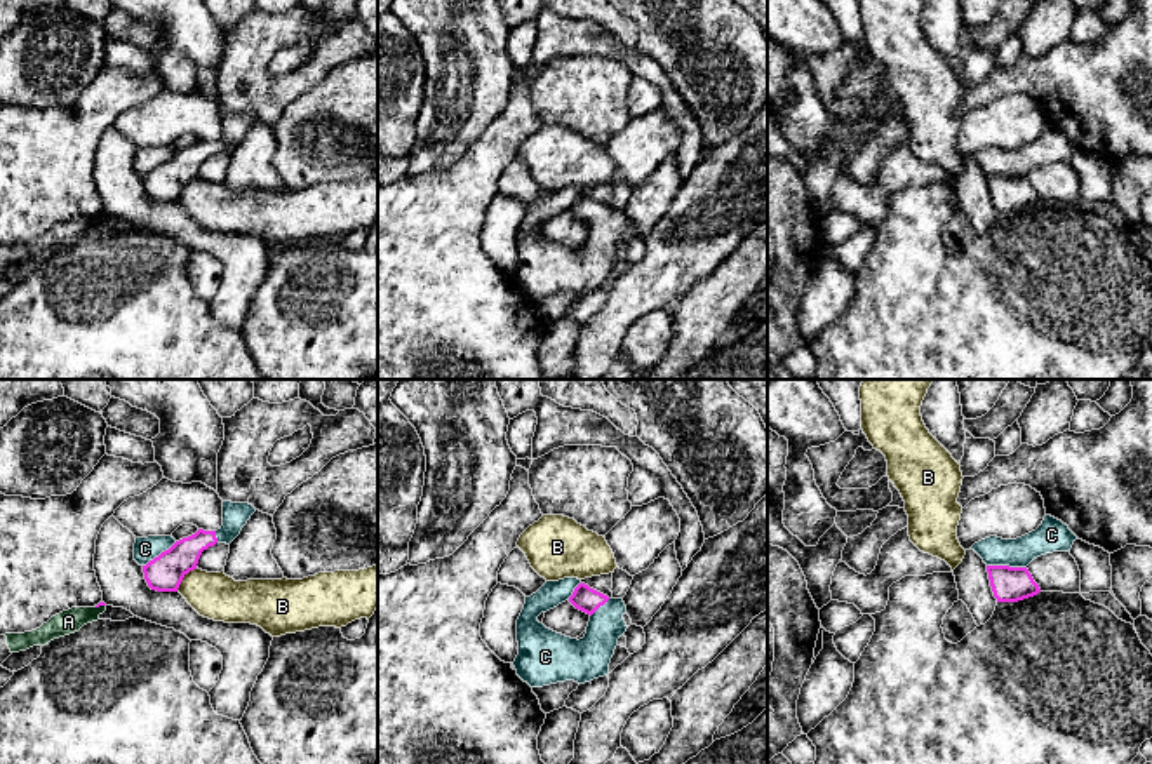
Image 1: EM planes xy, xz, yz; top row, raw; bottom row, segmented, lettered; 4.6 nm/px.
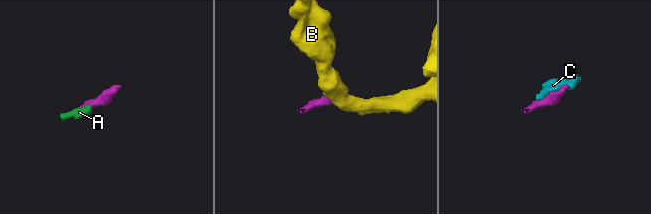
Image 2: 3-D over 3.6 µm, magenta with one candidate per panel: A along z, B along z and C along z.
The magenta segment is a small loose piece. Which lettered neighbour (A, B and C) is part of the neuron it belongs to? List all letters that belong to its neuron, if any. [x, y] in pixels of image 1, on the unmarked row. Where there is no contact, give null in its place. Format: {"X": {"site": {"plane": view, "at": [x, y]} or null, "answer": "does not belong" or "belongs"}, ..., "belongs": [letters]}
{"A": {"site": {"plane": "xy", "at": [100, 214]}, "answer": "does not belong"}, "B": {"site": {"plane": "xy", "at": [183, 187]}, "answer": "does not belong"}, "C": {"site": {"plane": "yz", "at": [1006, 176]}, "answer": "belongs"}, "belongs": ["C"]}

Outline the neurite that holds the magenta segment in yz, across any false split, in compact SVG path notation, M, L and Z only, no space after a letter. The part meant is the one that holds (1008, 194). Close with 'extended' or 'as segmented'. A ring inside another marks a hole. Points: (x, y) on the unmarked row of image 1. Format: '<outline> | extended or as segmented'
M1046 125L1042 134L1016 150L985 148L971 157L983 172L997 212L1018 212L1041 202L1027 176L1046 164L1070 162L1077 146L1062 131Z | extended

